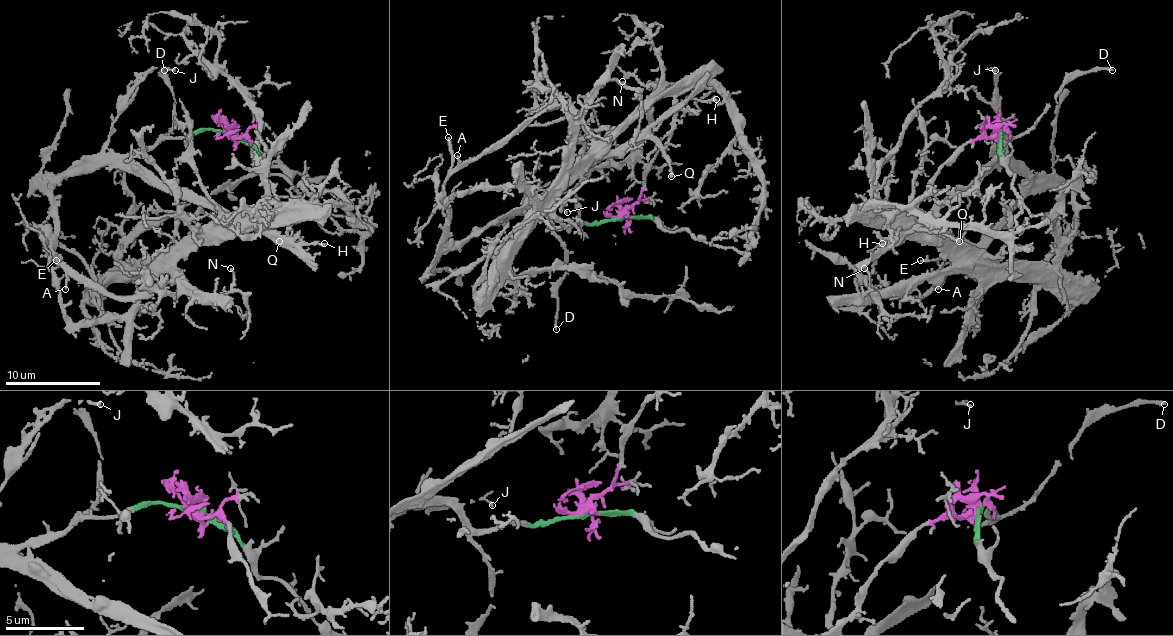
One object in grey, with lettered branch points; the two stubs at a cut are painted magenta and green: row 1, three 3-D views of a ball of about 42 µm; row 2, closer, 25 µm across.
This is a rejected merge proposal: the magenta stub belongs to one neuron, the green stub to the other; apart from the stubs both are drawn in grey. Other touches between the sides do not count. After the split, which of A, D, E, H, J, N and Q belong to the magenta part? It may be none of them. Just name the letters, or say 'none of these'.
N

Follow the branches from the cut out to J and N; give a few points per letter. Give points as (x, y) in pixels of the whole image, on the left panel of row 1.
J: (230, 135), (194, 130), (163, 137), (144, 151), (113, 154), (106, 147), (120, 101), (154, 68), (175, 70)
N: (230, 135), (249, 139), (282, 211), (235, 211), (175, 265), (194, 289), (216, 296), (230, 289), (230, 268)

